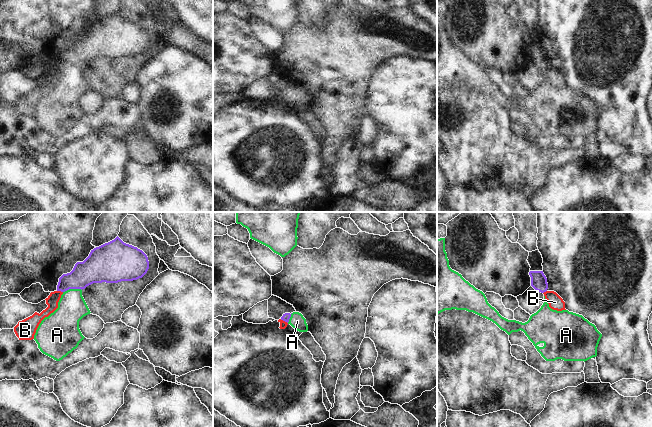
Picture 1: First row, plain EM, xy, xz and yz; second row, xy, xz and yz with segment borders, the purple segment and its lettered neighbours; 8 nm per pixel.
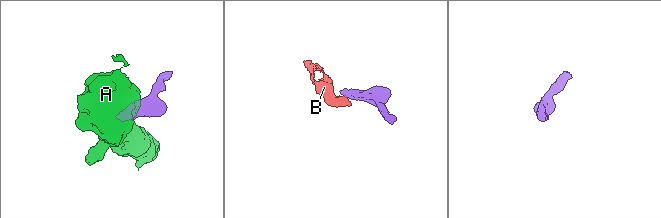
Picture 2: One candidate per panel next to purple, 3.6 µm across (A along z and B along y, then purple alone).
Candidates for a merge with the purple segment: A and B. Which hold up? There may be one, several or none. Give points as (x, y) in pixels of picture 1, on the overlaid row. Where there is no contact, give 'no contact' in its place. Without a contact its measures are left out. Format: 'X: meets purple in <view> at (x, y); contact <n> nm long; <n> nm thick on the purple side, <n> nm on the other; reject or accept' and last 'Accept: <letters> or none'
A: meets purple in xy at (72, 288); contact 150 nm long; 240 nm thick on the purple side, 220 nm on the other; accept
B: meets purple in xz at (284, 320); contact 70 nm long; 60 nm thick on the purple side, 60 nm on the other; reject
Accept: A

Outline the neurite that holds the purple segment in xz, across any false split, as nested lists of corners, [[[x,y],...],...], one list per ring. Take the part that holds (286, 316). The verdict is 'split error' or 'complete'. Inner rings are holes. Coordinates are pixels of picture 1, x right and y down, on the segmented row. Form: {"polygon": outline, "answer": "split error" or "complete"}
{"polygon": [[[293,312],[292,314],[285,313],[281,317],[281,320],[290,324],[295,330],[297,330],[299,332],[308,331],[308,325],[306,323],[306,319],[299,312]]], "answer": "split error"}

